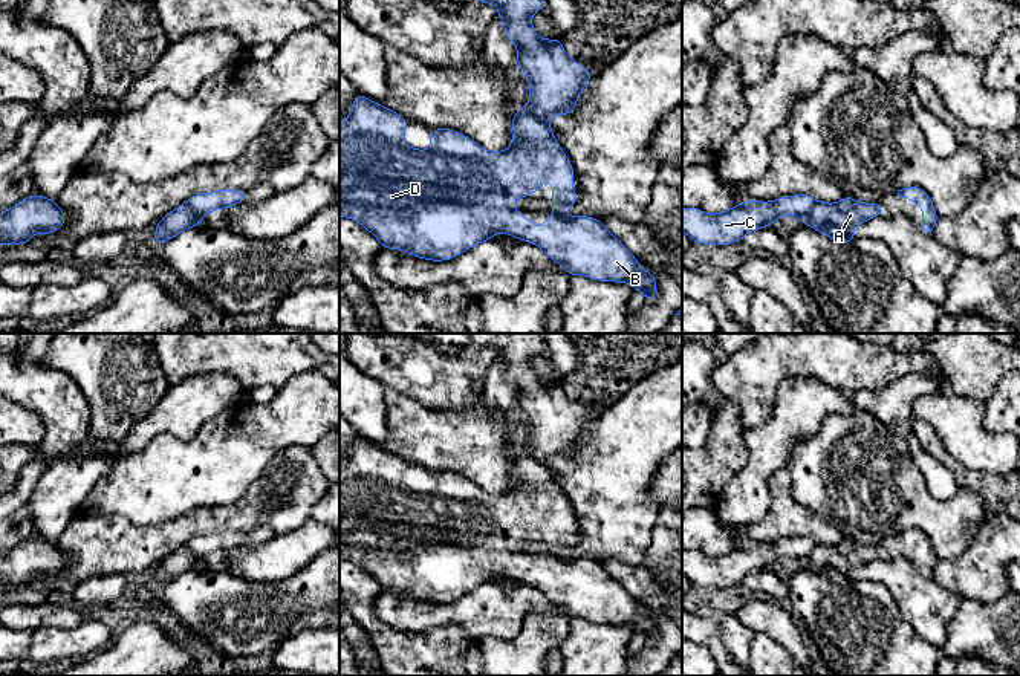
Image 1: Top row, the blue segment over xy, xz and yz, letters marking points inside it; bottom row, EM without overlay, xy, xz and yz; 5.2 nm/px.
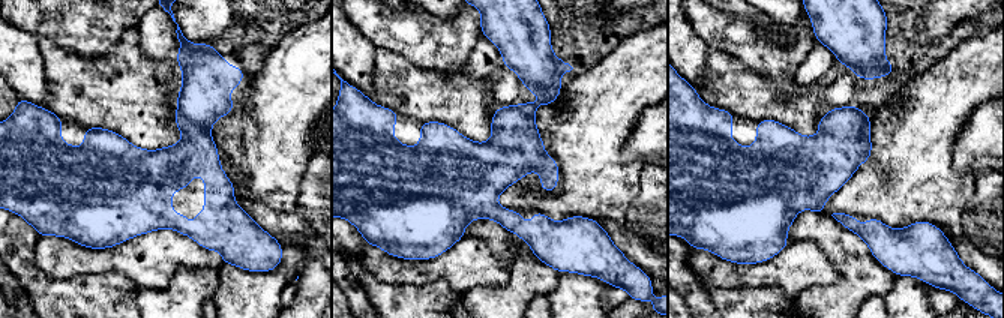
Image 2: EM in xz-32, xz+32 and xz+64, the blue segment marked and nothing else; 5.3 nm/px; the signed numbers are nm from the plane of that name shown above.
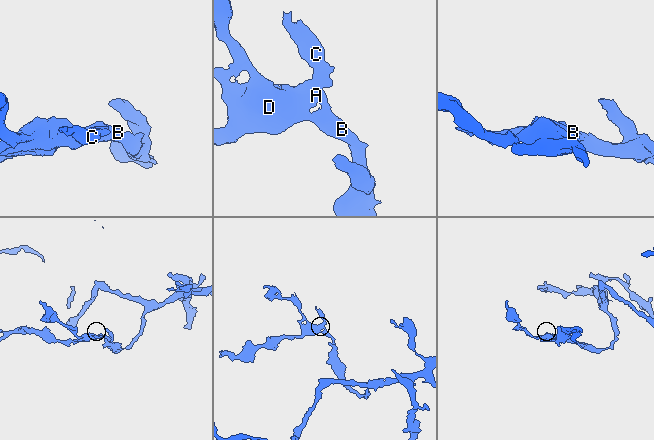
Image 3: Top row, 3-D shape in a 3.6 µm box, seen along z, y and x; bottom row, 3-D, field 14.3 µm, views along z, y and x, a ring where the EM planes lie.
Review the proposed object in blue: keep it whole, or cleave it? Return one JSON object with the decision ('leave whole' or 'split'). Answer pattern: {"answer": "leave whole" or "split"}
{"answer": "split"}

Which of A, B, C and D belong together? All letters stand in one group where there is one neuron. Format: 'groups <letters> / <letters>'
groups A B D / C

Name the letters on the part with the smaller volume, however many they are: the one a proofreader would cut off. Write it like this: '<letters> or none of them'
C

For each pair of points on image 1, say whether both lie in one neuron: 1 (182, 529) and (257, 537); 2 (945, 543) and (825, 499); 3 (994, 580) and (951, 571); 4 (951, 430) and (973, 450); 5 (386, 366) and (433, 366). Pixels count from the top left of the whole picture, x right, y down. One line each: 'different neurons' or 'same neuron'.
1: different neurons
2: same neuron
3: same neuron
4: same neuron
5: same neuron

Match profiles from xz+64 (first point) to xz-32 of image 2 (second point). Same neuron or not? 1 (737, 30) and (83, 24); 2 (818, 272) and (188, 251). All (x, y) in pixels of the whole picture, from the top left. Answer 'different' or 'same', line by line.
1: same
2: same

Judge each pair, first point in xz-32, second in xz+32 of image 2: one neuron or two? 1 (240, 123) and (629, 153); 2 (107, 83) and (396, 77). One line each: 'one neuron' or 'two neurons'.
1: two neurons
2: one neuron

